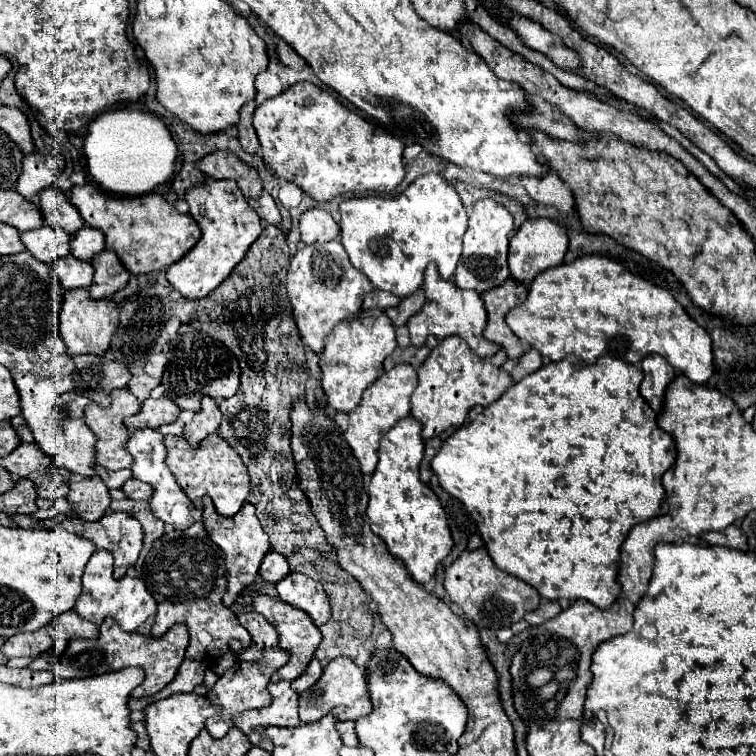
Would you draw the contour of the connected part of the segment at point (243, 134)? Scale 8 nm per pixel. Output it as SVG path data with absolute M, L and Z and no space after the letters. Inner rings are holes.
M253 100L247 102L247 104L241 108L241 120L239 120L239 124L237 124L237 128L239 128L239 142L241 142L243 150L249 152L249 154L255 154L255 152L259 150L259 138L257 138L257 134L255 134L253 124L251 124L255 106L257 106L257 104L255 104Z

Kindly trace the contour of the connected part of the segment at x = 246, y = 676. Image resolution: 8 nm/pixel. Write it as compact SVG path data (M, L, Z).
M279 646L264 648L262 650L261 660L257 662L237 662L235 666L231 666L219 680L217 684L213 686L213 690L209 692L209 700L213 704L219 704L223 710L221 714L215 714L215 718L209 718L207 720L207 730L213 734L213 738L223 738L229 728L233 728L233 716L237 712L243 712L243 710L255 710L255 708L263 708L263 706L269 706L271 704L271 694L267 692L267 684L271 680L271 676L289 662L289 652L285 652Z

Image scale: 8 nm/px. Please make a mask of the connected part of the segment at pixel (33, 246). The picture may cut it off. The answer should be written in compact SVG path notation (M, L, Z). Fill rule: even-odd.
M41 226L37 230L21 234L21 242L25 244L25 248L47 266L69 254L69 240L71 236L63 228L53 226Z

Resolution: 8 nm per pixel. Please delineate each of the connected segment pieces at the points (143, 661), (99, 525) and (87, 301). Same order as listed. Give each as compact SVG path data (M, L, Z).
M105 618L101 624L101 634L97 640L71 640L65 654L55 664L57 678L85 678L95 676L99 672L111 672L121 670L127 666L141 666L145 670L145 680L131 692L133 698L141 696L153 696L159 690L163 690L169 682L173 682L185 650L189 646L189 630L185 624L175 624L165 636L153 638L143 636L139 632L125 632L113 618Z
M109 512L99 522L83 522L83 538L107 548L115 558L115 578L123 578L127 568L137 562L143 544L143 530L125 512Z
M77 288L77 290L67 290L65 300L61 306L61 334L67 344L67 352L71 356L77 354L95 354L103 356L111 344L113 334L119 328L119 308L113 300L103 298L103 300L93 300L89 296L87 288Z

